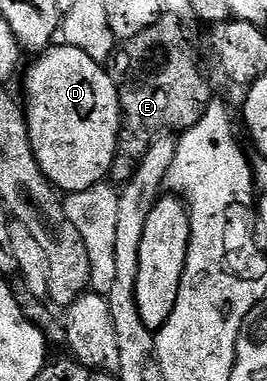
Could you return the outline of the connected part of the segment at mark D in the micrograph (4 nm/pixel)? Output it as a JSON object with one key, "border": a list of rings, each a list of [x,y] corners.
{"border":[[[54,45],[49,48],[41,57],[26,71],[26,99],[24,98],[24,110],[26,113],[26,124],[30,127],[30,141],[34,145],[34,153],[38,156],[40,169],[45,173],[49,183],[62,193],[71,193],[88,189],[103,182],[109,176],[114,158],[118,152],[118,132],[122,130],[122,100],[118,98],[118,85],[113,74],[105,71],[99,60],[88,57],[84,49],[67,47],[65,45]]]}

